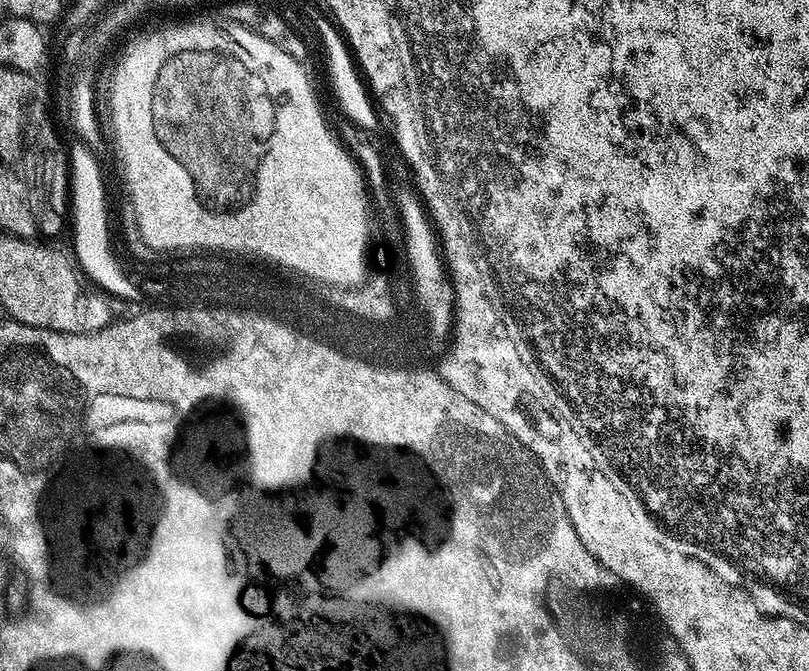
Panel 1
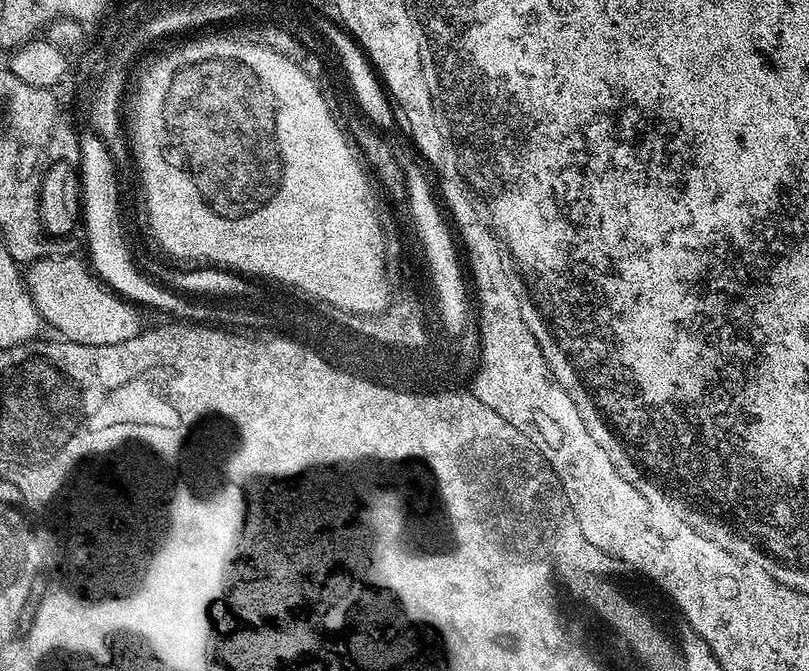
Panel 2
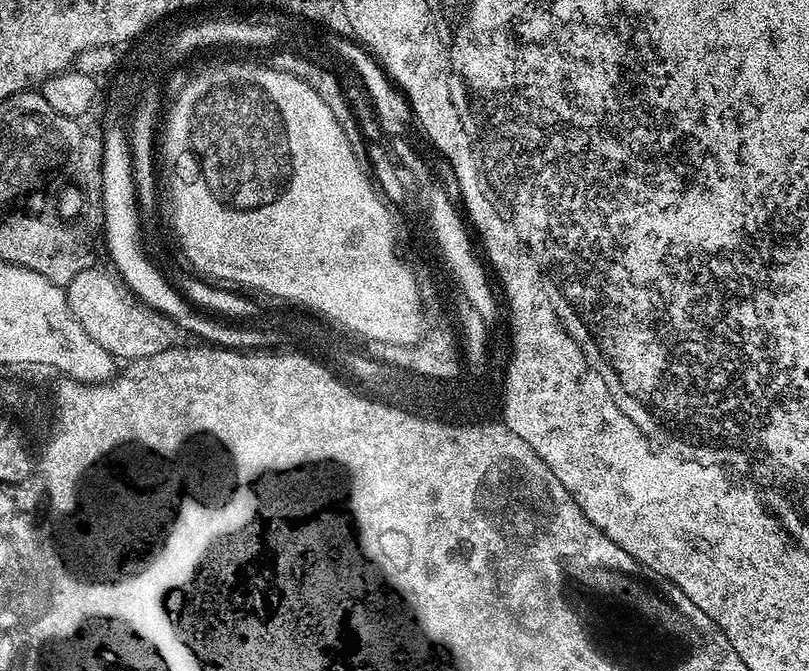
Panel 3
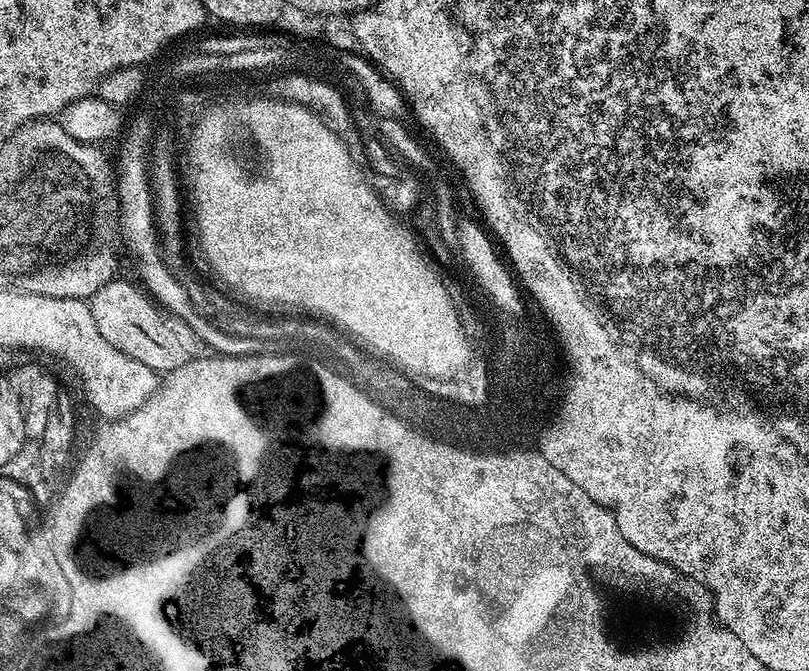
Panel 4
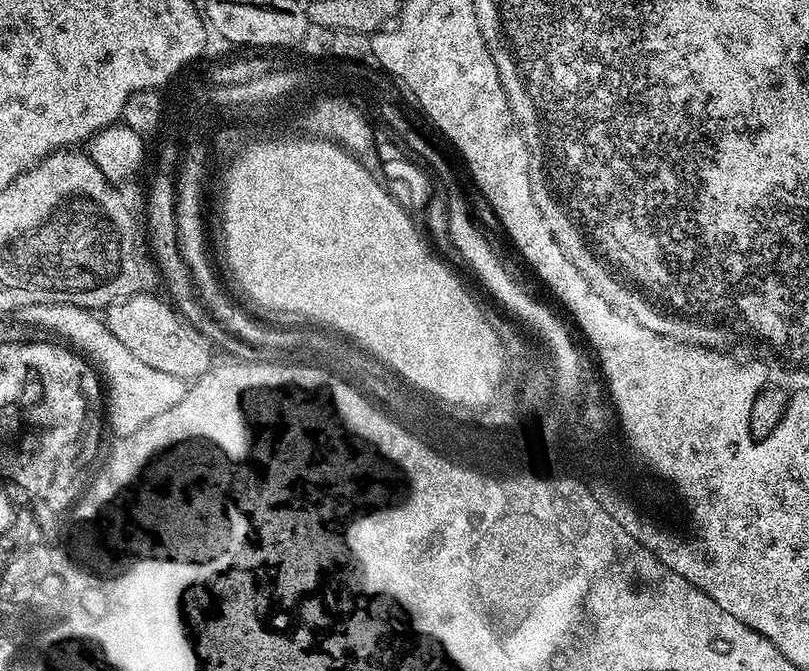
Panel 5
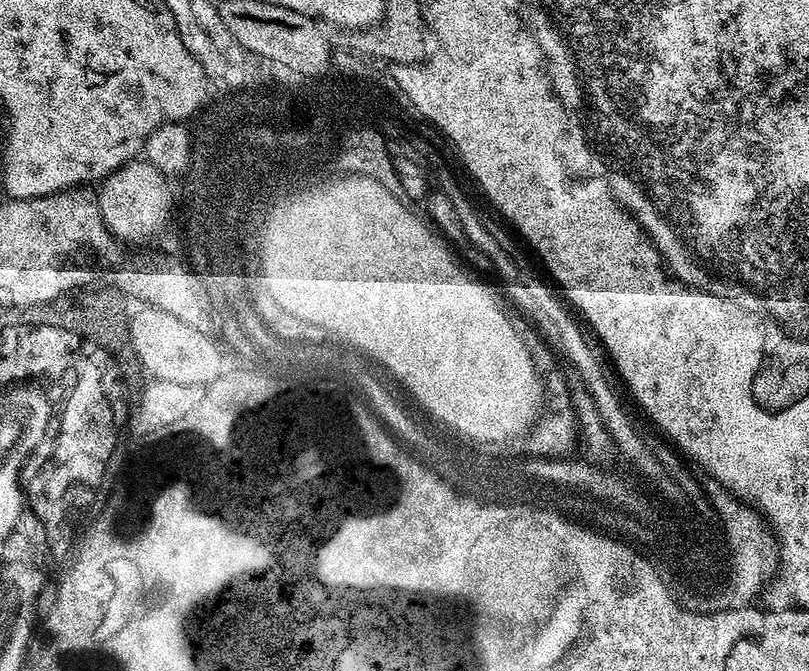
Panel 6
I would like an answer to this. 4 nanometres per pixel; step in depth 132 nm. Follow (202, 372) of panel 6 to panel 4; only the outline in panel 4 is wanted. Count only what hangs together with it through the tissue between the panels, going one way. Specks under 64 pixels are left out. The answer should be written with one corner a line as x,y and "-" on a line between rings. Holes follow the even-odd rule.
117,278
90,297
94,323
98,325
102,338
106,338
114,350
122,350
126,358
134,358
134,362
142,362
142,366
150,366
150,370
158,374
170,373
178,366
186,366
186,362
197,359
198,341
194,330
171,312
164,311
147,291
137,288
127,284
123,278

